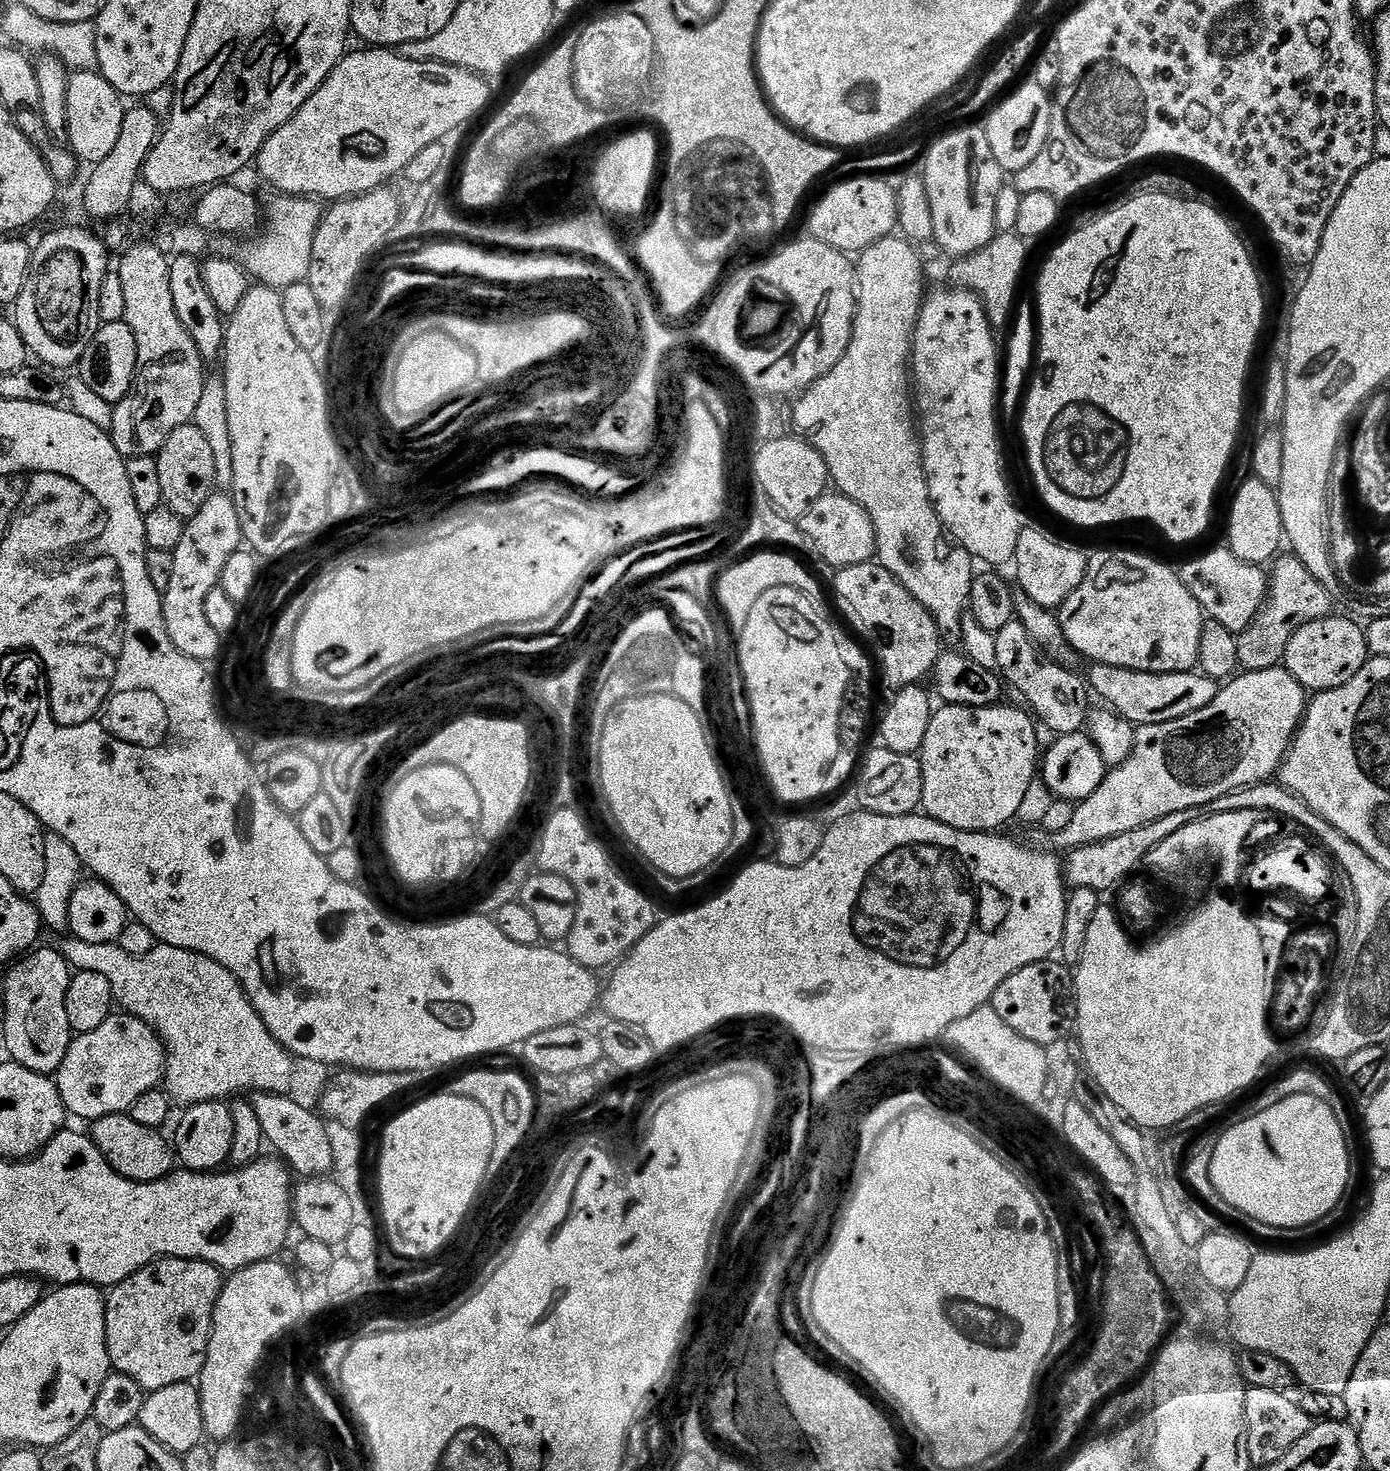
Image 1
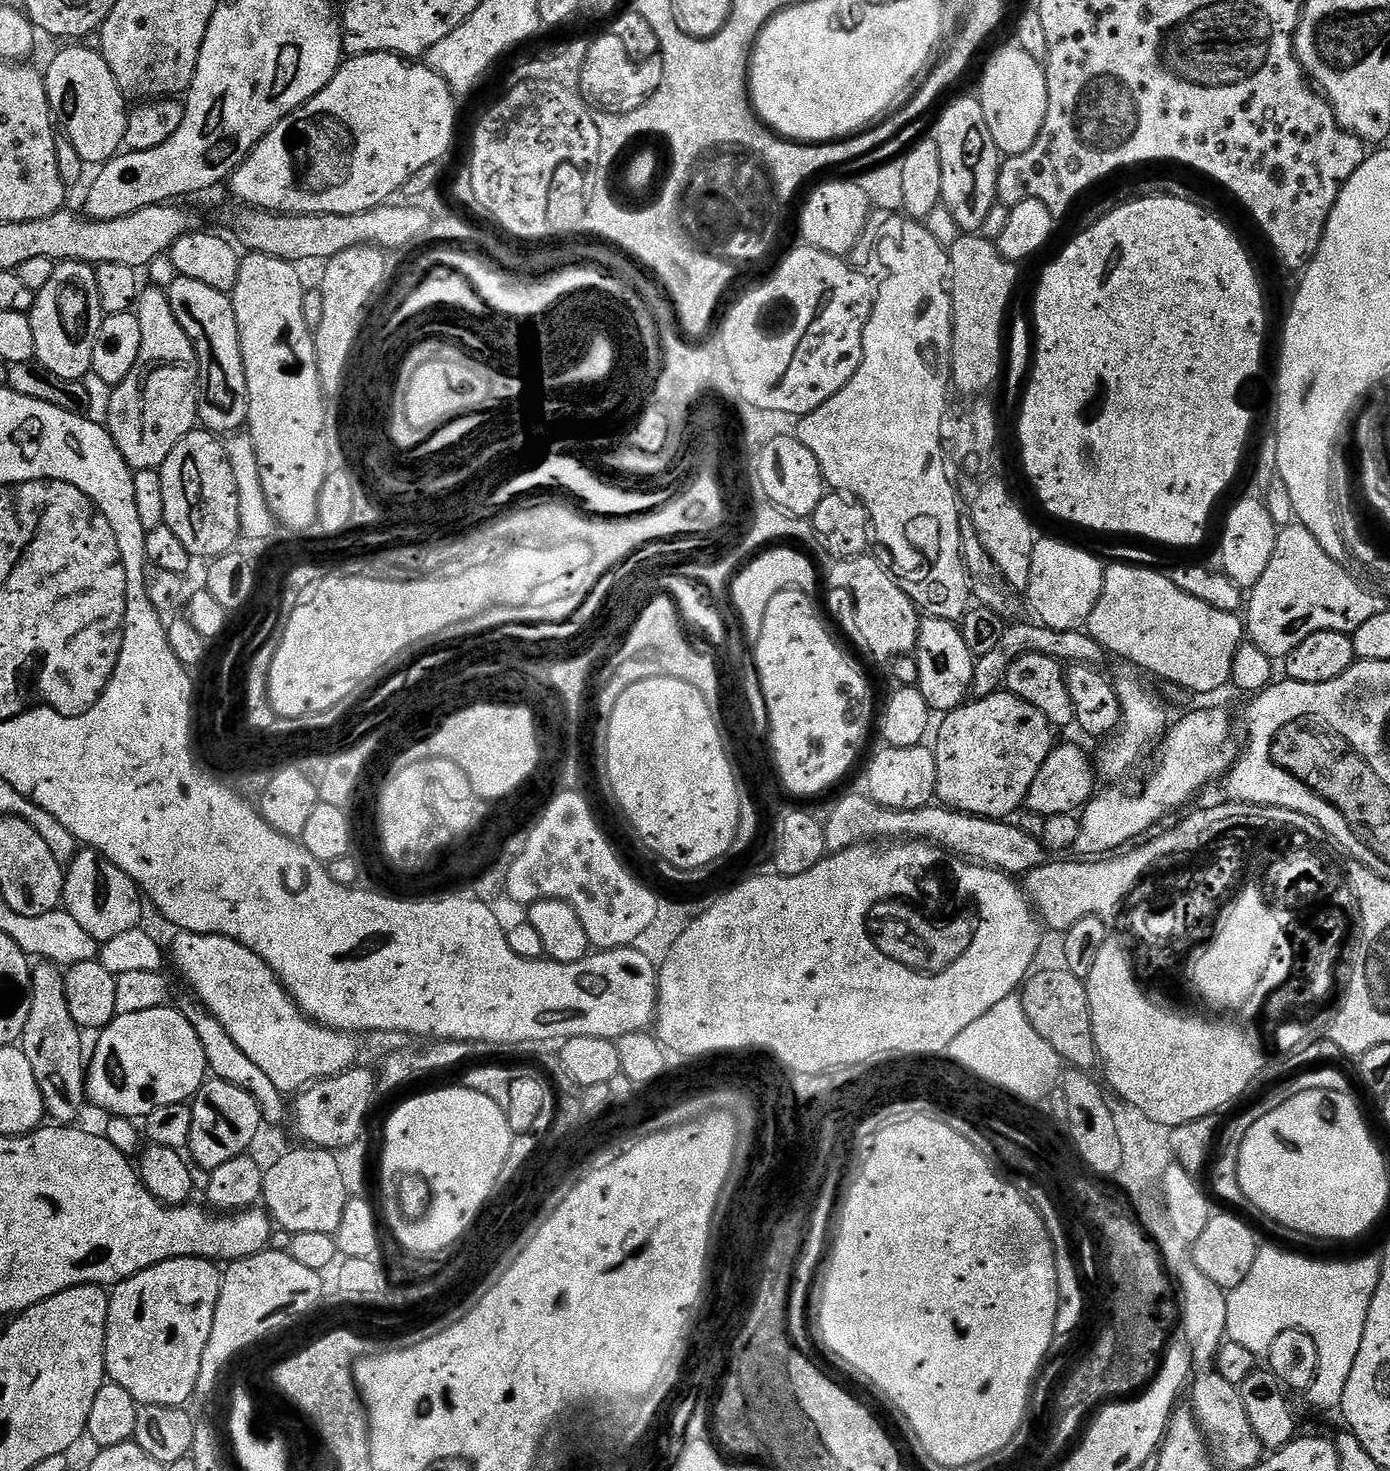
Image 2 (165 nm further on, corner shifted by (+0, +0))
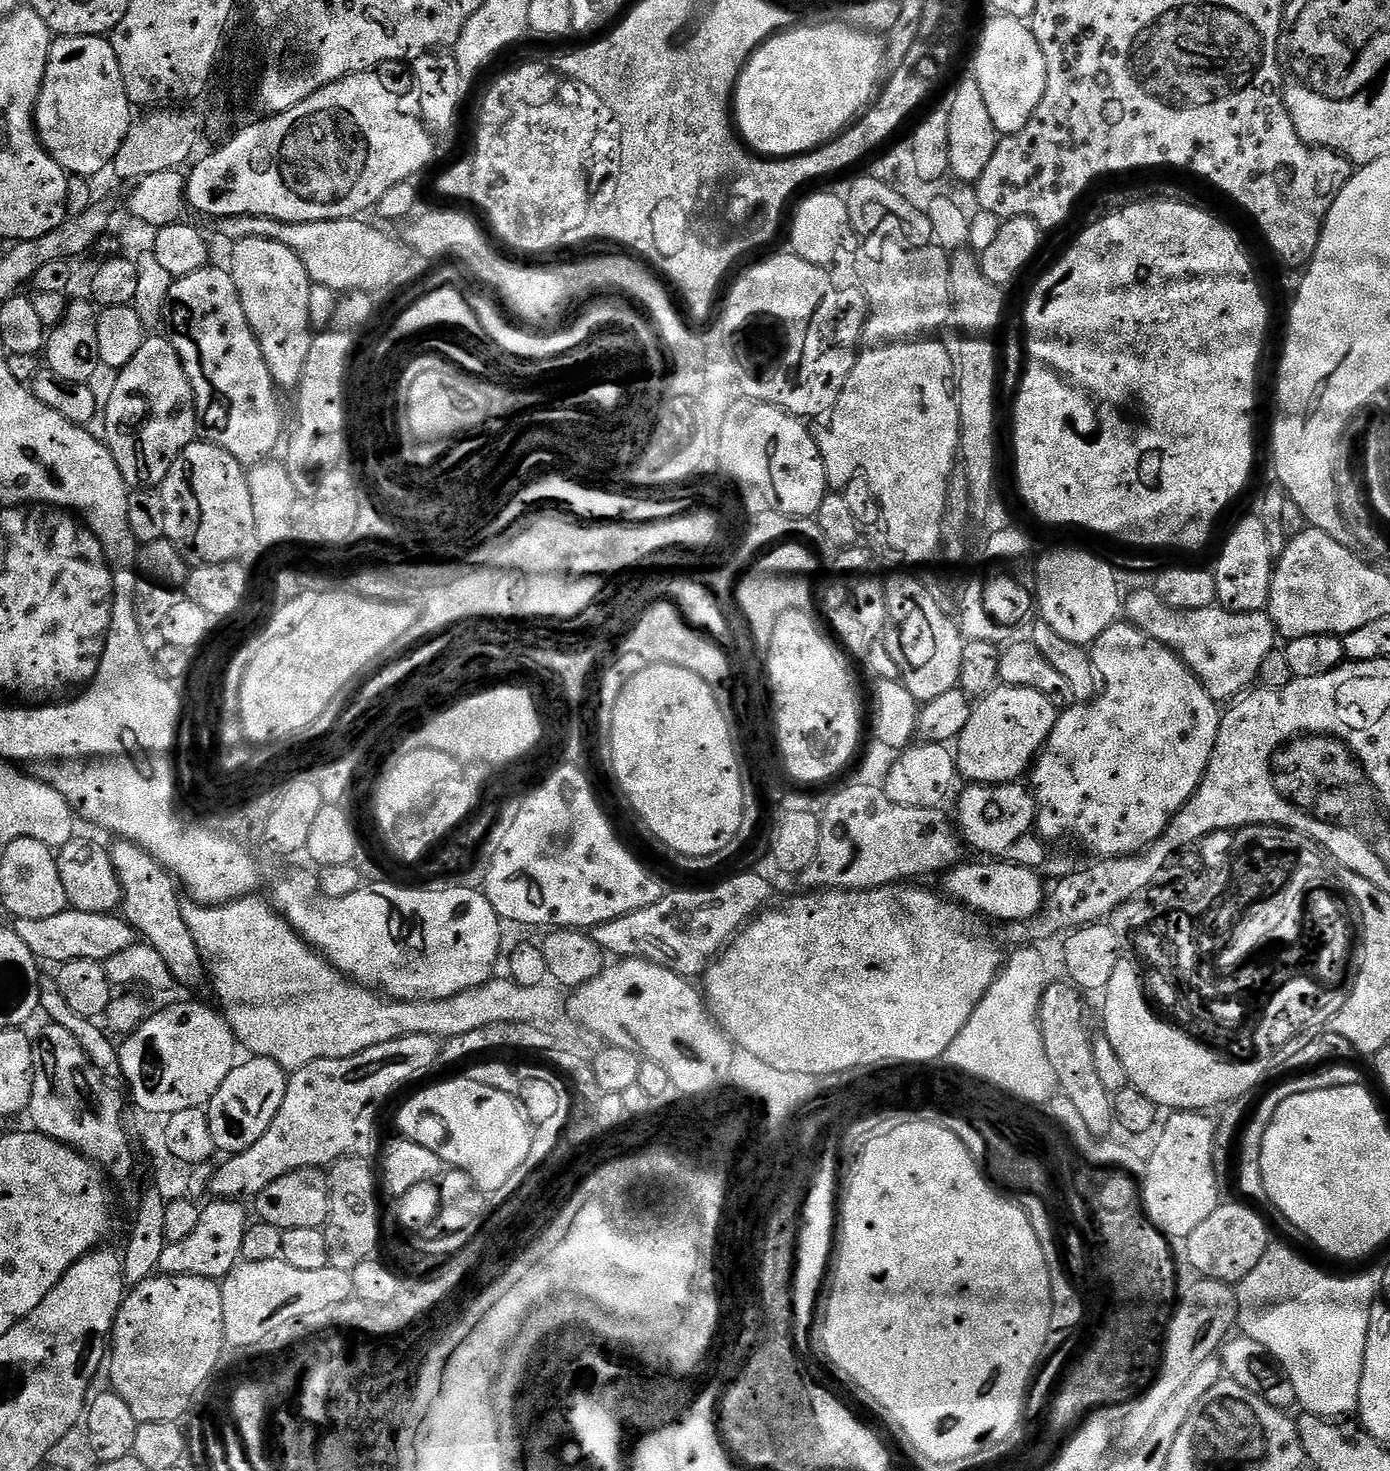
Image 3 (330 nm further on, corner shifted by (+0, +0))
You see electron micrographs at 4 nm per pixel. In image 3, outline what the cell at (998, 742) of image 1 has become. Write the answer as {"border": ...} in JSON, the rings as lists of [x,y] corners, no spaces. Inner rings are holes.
{"border":[[[1000,684],[987,696],[975,701],[970,722],[966,722],[966,730],[954,744],[954,759],[961,777],[974,784],[1011,784],[1021,779],[1020,775],[1031,769],[1035,759],[1044,749],[1044,744],[1056,725],[1057,708],[1052,705],[1046,694],[1038,694],[1038,690],[1026,690],[1026,686],[1006,686]]]}

